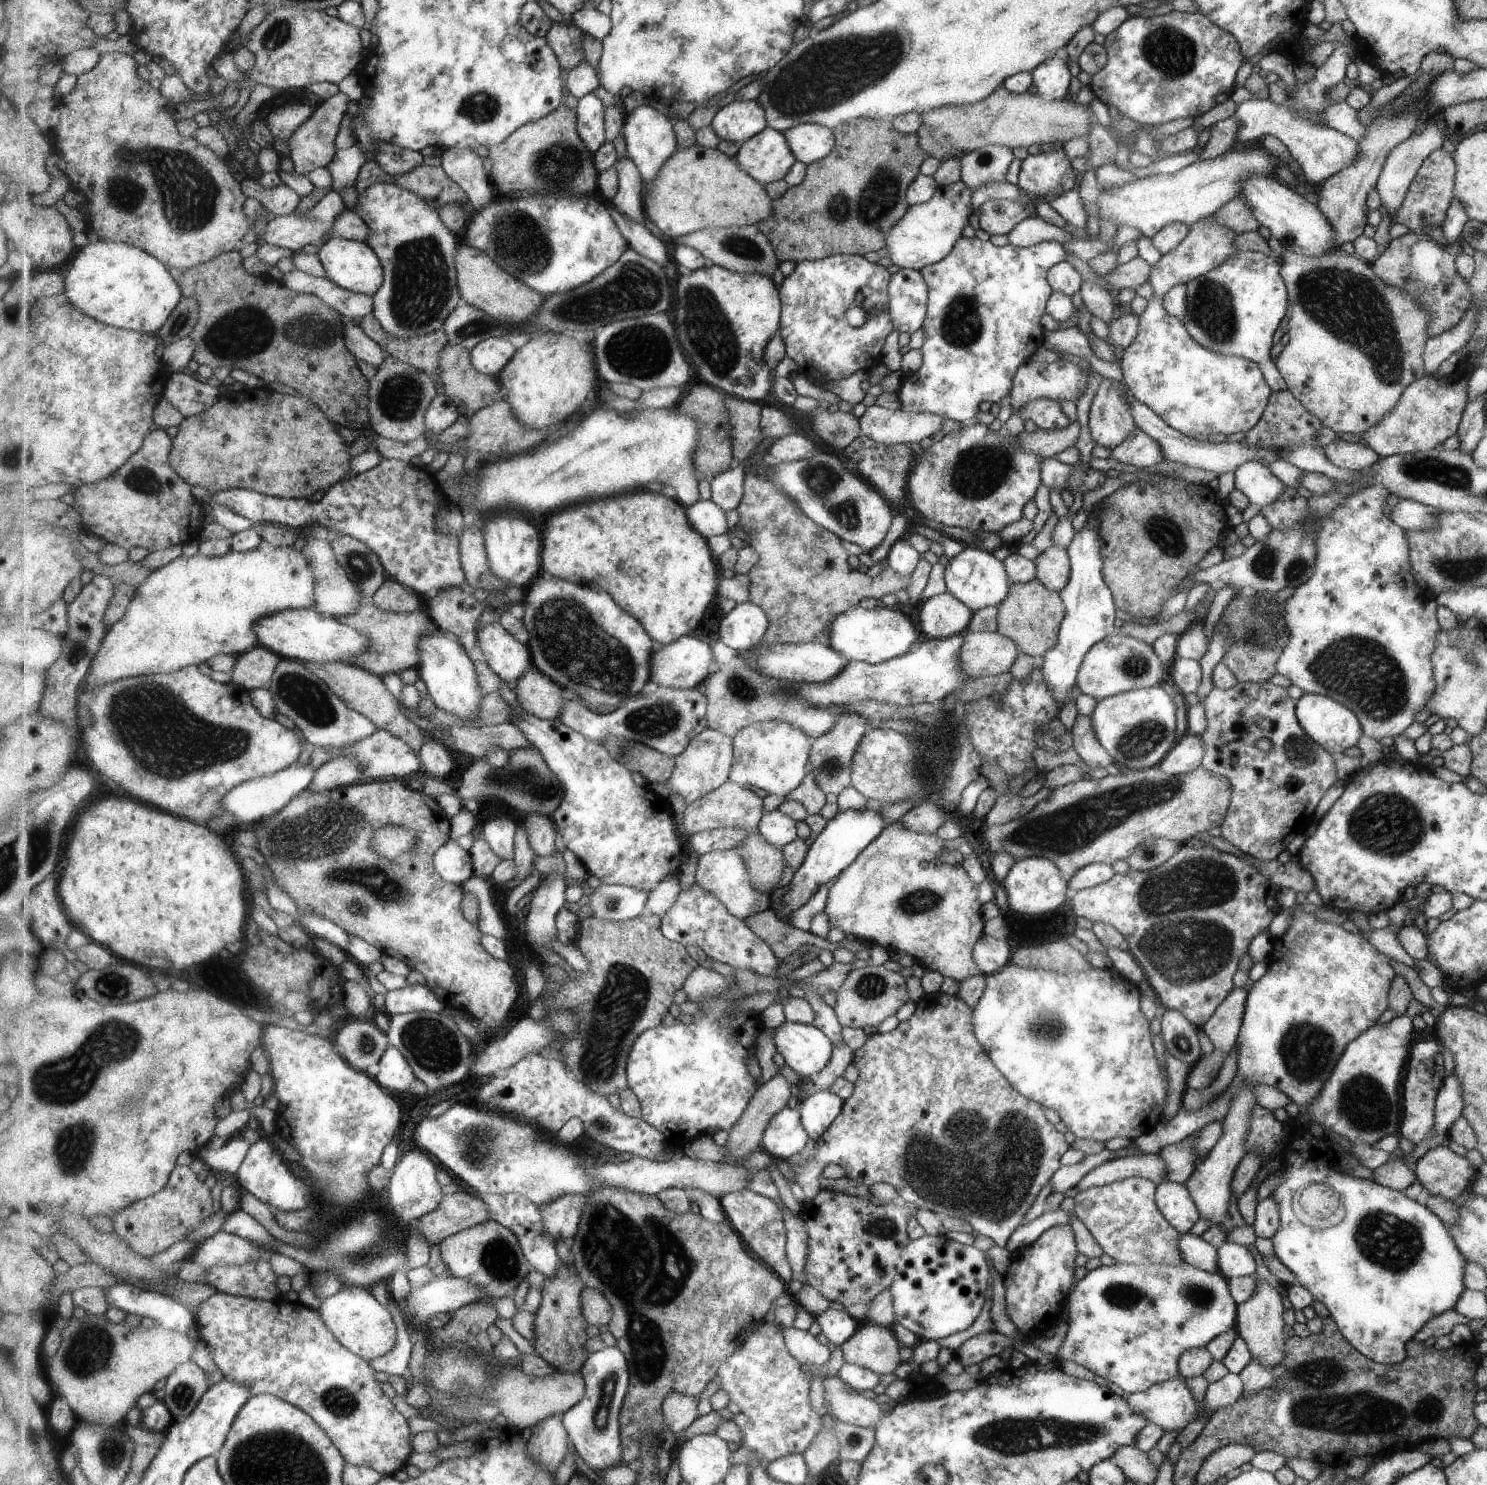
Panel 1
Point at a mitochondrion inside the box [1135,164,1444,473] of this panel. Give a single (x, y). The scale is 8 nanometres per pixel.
(1348, 304)

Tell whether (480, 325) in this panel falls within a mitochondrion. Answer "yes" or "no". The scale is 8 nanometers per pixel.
yes

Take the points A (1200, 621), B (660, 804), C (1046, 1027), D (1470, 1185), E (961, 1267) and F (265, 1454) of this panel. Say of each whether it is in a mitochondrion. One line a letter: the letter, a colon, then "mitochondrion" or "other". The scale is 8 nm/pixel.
A: other
B: other
C: mitochondrion
D: other
E: other
F: mitochondrion

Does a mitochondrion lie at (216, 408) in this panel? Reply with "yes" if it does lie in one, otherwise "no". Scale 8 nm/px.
no

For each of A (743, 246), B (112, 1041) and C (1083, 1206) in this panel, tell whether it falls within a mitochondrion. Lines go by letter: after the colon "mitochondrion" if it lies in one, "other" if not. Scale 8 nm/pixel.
A: mitochondrion
B: mitochondrion
C: other

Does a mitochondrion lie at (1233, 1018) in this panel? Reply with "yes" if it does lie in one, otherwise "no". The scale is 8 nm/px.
no

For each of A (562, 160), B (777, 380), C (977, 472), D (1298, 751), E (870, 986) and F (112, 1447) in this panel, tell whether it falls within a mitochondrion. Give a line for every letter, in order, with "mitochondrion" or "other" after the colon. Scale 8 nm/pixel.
A: mitochondrion
B: other
C: mitochondrion
D: mitochondrion
E: mitochondrion
F: mitochondrion

